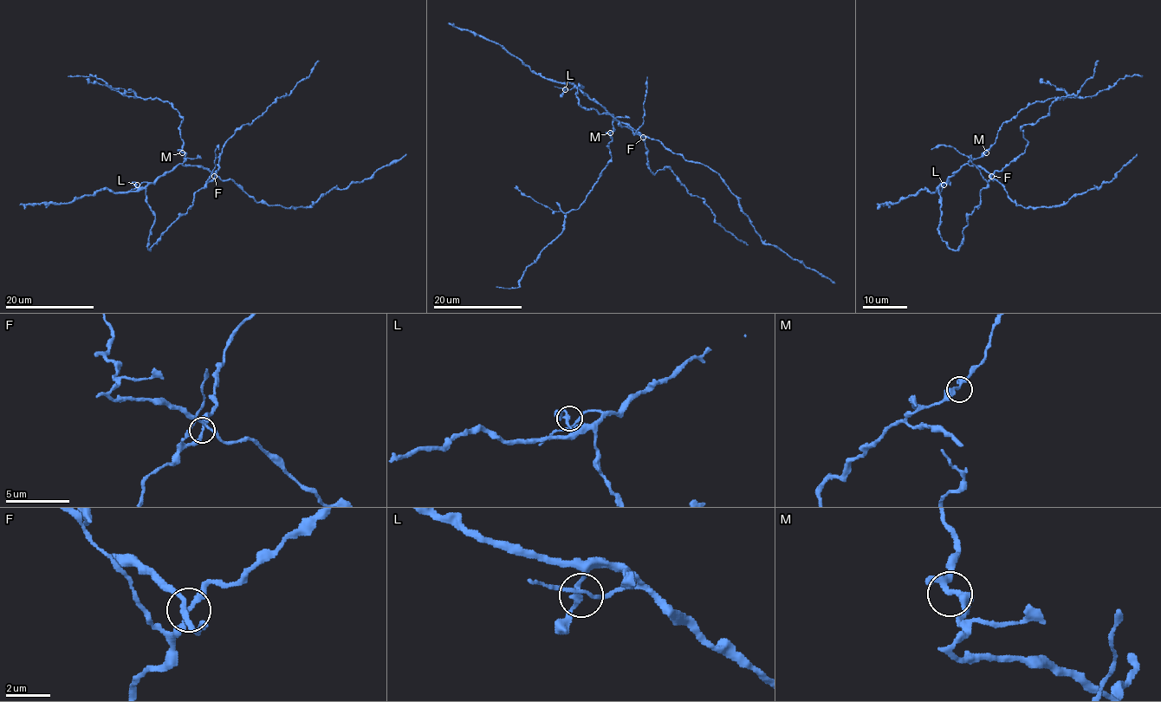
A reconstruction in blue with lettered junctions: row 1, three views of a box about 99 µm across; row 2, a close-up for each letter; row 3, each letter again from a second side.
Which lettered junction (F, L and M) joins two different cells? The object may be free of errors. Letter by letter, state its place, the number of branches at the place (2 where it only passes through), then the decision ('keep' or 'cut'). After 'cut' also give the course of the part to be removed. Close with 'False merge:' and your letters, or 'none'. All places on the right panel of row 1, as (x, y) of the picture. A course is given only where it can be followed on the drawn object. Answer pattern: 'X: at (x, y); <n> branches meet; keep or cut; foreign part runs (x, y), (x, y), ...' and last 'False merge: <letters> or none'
F: at (991, 176); 4 branches meet; keep
L: at (943, 185); 4 branches meet; keep
M: at (986, 152); 4 branches meet; keep
False merge: none

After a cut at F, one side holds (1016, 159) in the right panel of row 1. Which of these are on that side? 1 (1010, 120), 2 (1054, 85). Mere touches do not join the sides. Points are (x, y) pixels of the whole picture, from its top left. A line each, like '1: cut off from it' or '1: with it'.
1: cut off from it
2: cut off from it

